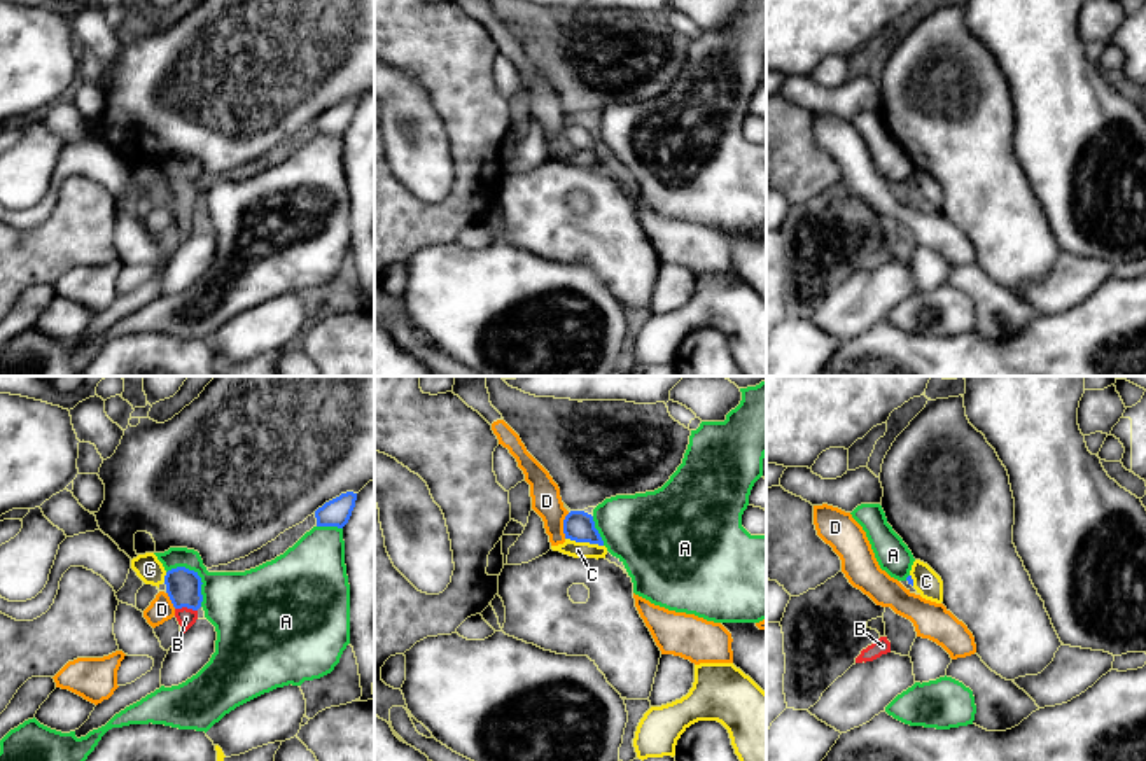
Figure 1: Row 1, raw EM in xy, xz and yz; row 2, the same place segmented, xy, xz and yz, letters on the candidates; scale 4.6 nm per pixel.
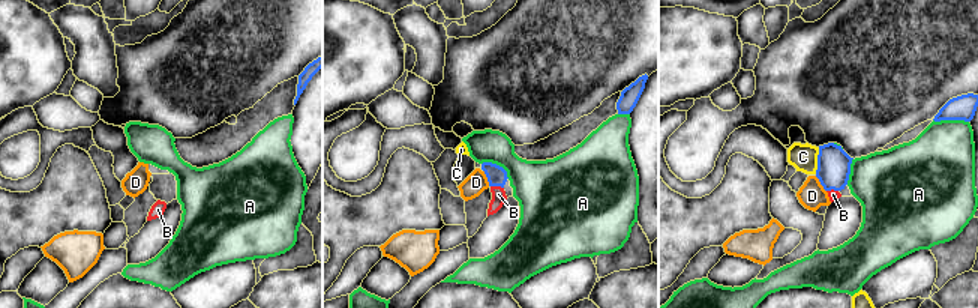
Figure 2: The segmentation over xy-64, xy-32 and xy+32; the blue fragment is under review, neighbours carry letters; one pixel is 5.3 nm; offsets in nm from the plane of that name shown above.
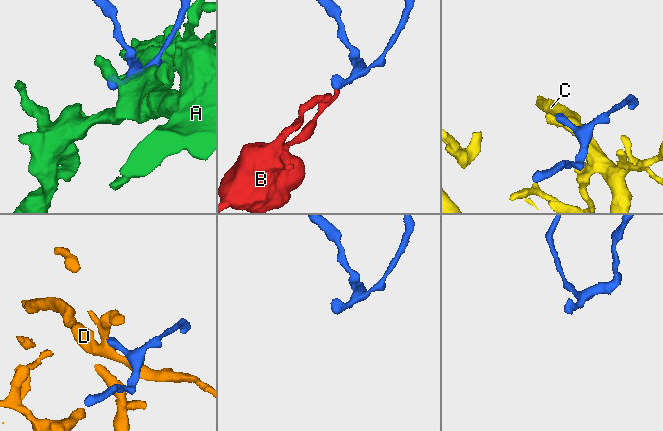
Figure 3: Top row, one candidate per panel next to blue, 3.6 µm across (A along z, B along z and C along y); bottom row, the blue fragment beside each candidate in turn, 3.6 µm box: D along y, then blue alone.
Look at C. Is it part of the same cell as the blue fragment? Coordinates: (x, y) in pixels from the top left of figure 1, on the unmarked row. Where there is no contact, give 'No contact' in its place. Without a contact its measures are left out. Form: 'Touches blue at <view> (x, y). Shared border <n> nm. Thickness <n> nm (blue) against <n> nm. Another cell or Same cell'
Touches blue at xz (585, 149). Shared border 180 nm. Thickness 140 nm (blue) against 80 nm. Another cell

